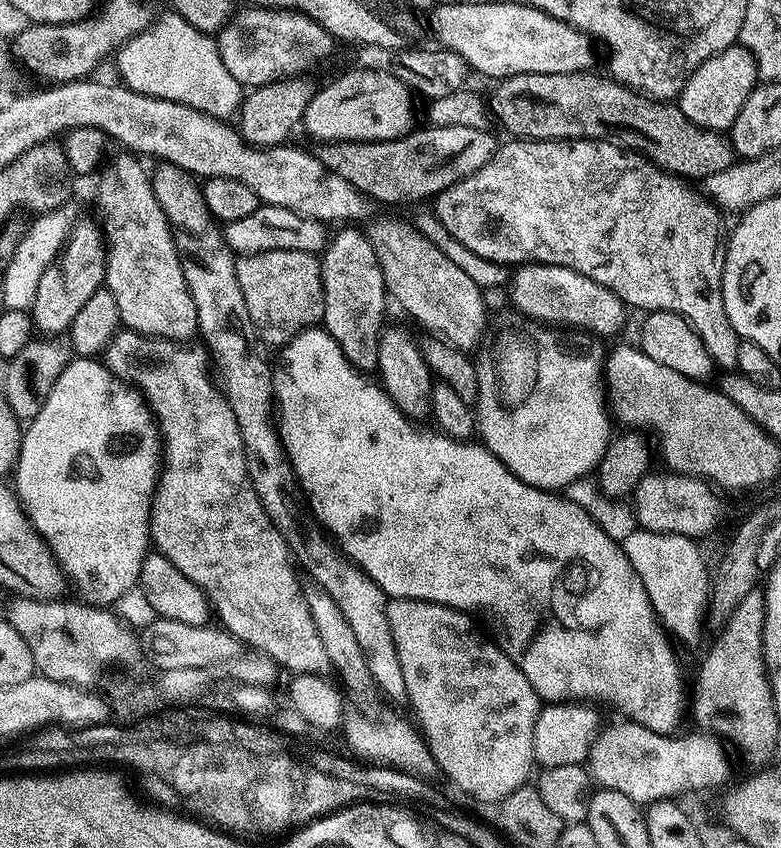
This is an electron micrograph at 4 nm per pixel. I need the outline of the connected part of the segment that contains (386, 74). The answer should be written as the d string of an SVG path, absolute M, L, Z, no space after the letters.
M356 68L353 72L344 72L337 80L332 80L324 89L313 91L310 106L306 106L306 114L302 121L305 128L316 142L329 140L397 140L413 131L412 100L414 96L404 83L391 70L375 72L372 68Z

